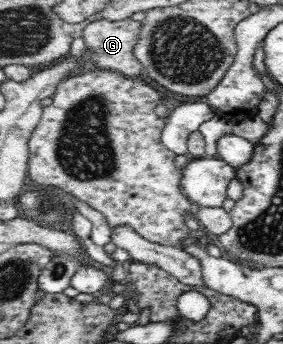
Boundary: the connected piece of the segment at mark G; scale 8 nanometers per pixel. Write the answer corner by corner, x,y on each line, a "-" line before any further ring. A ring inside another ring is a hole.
130,17
121,21
109,21
99,19
99,21
89,22
82,29
82,37
86,49
90,53
89,61
95,67
103,67
105,70
118,71
121,75
129,79
138,79
141,73
141,62
134,56
133,46
138,42
141,24

